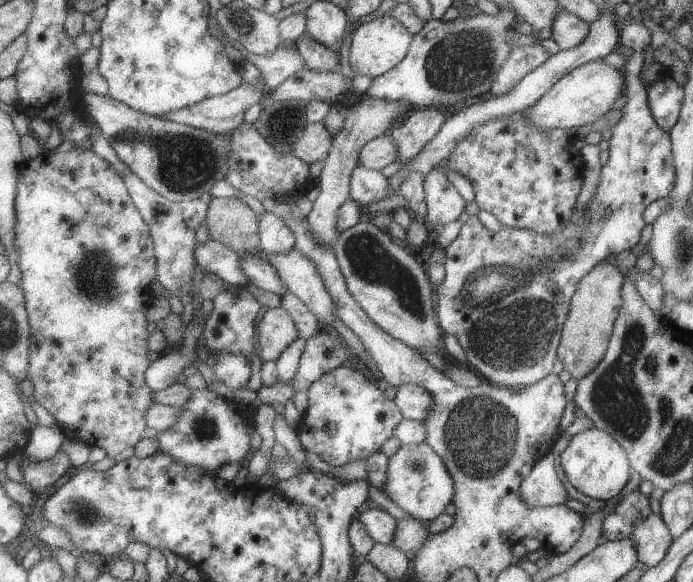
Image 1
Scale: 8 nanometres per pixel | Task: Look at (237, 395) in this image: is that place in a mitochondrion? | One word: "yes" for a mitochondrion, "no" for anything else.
no

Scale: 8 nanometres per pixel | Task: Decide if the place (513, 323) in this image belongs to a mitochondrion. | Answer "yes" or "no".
yes

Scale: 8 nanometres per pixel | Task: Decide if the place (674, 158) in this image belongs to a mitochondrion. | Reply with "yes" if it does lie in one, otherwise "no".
no

